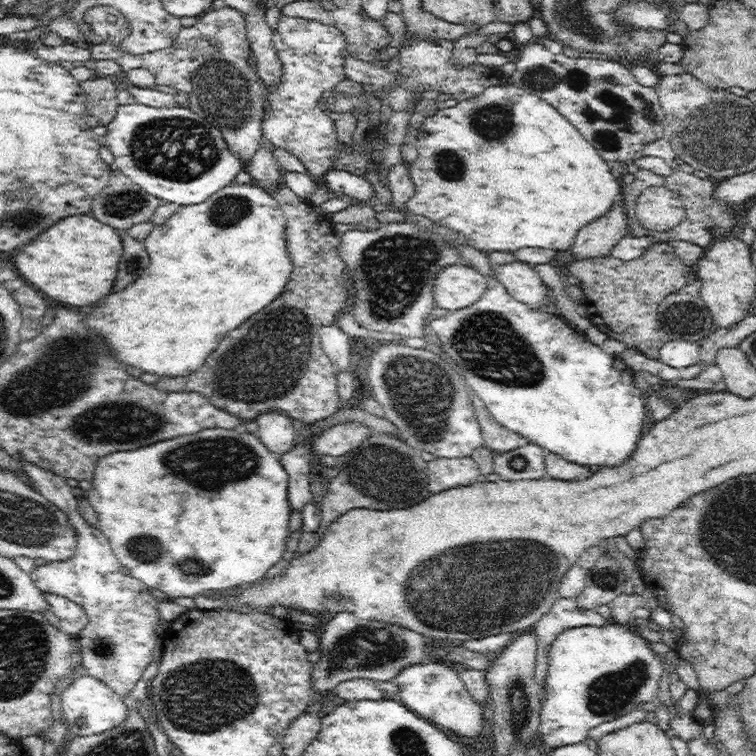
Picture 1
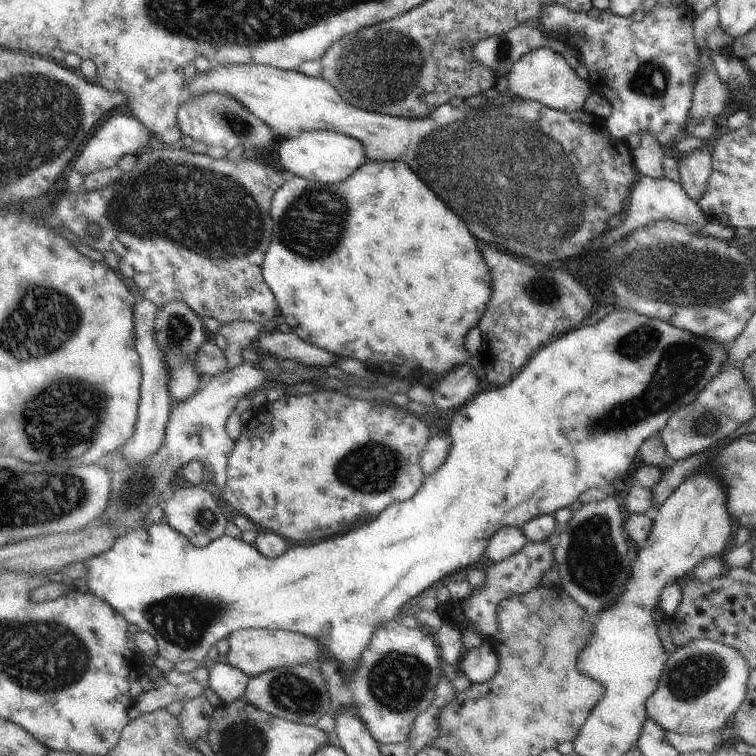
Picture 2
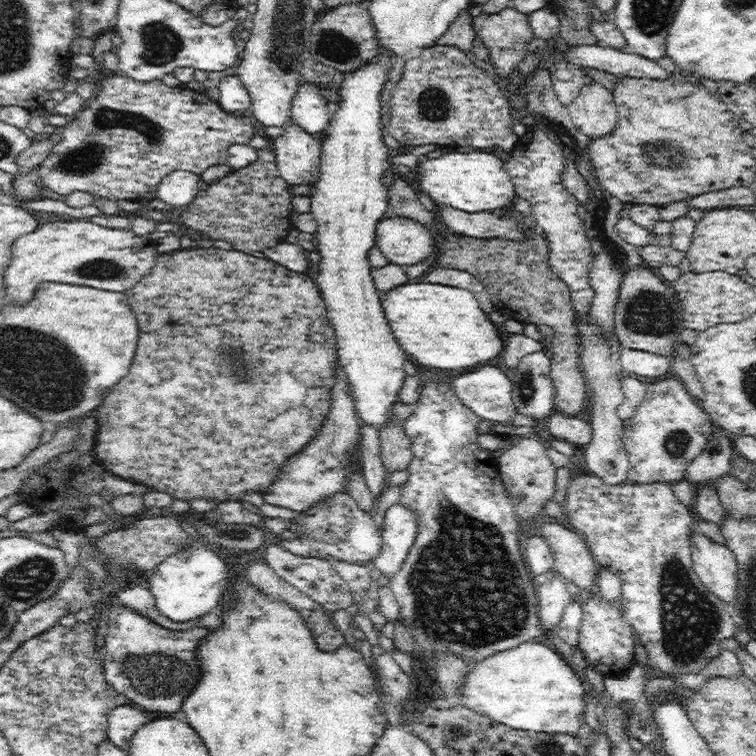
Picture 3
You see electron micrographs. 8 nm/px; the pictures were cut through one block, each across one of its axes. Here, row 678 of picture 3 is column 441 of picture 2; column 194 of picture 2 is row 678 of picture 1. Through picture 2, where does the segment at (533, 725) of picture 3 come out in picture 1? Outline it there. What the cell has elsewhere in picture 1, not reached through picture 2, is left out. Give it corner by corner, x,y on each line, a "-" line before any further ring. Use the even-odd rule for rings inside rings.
614,623
604,626
576,626
558,635
548,650
544,702
541,703
539,734
546,753
559,746
585,741
588,732
602,722
616,720
636,708
651,707
655,702
662,672
668,669
649,643
628,626

